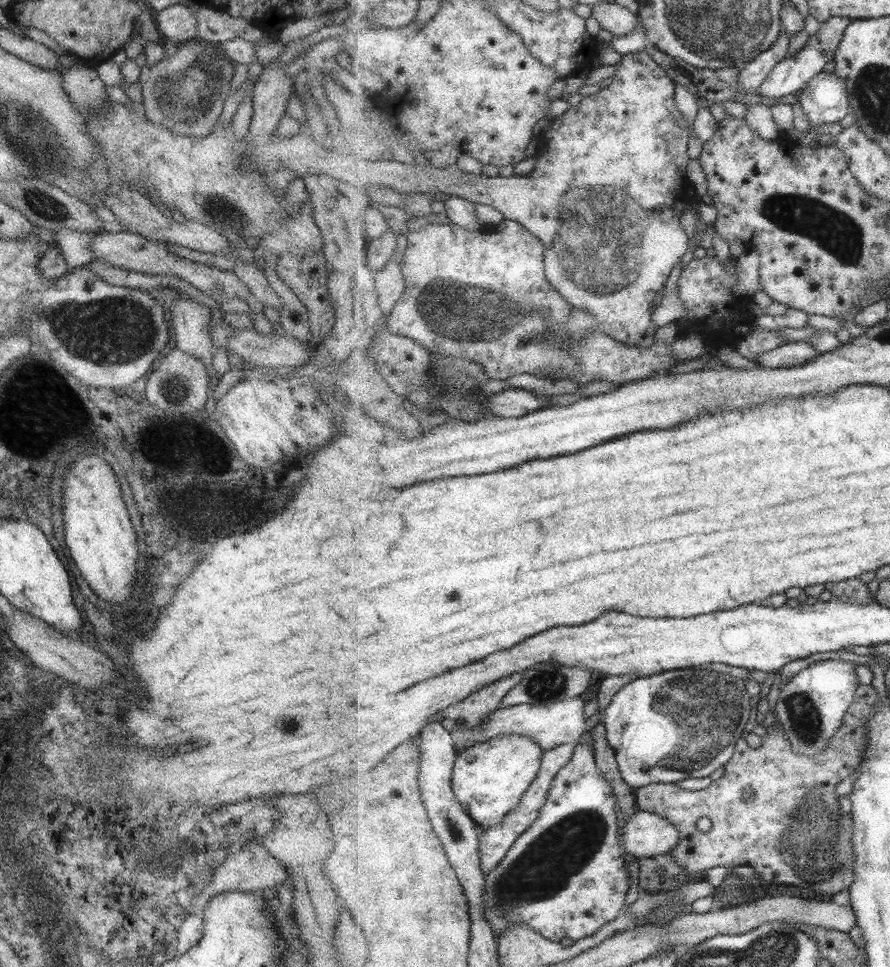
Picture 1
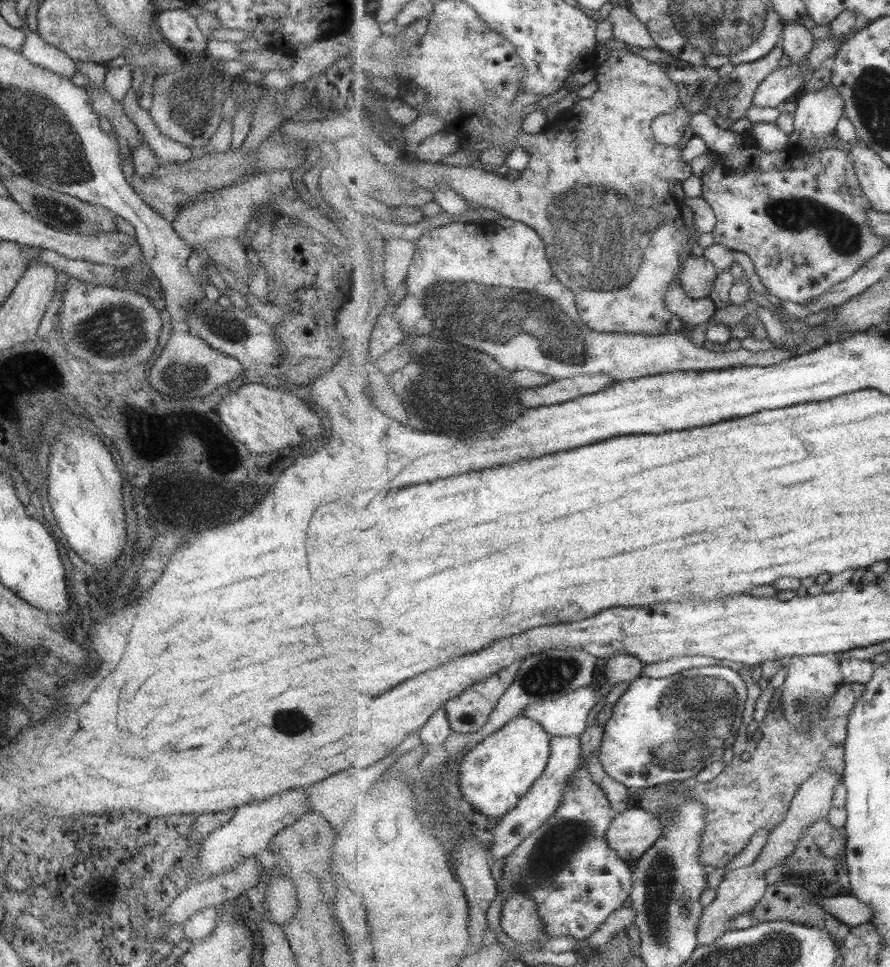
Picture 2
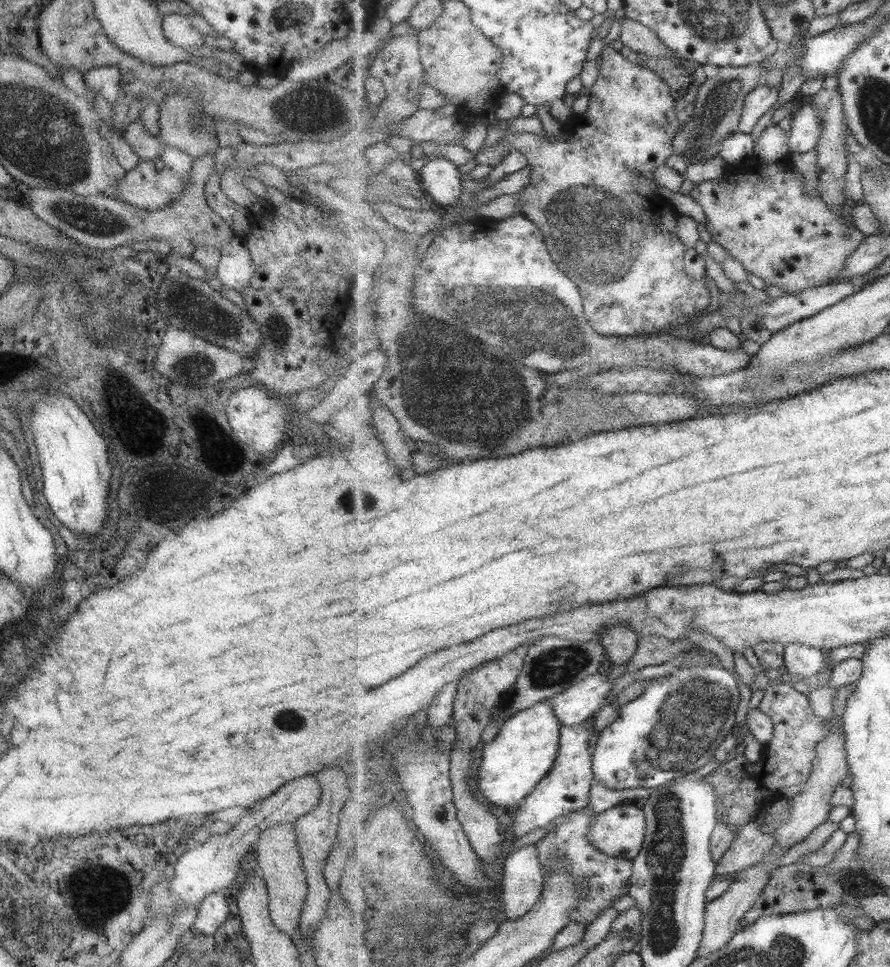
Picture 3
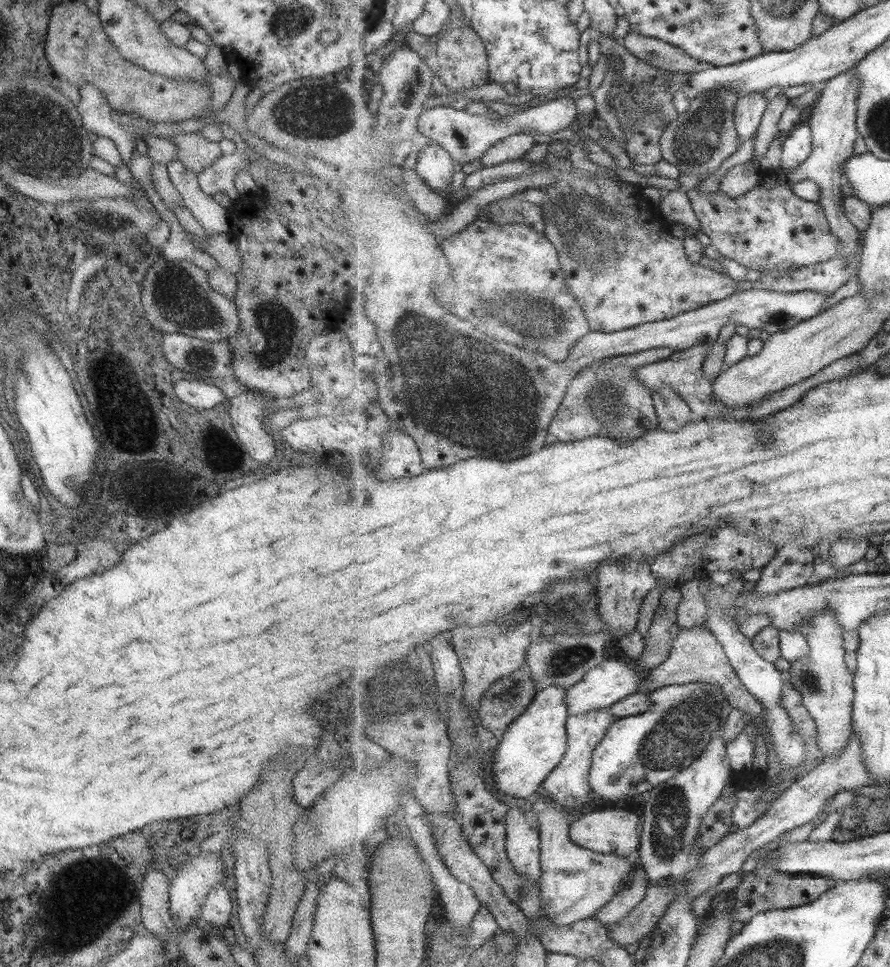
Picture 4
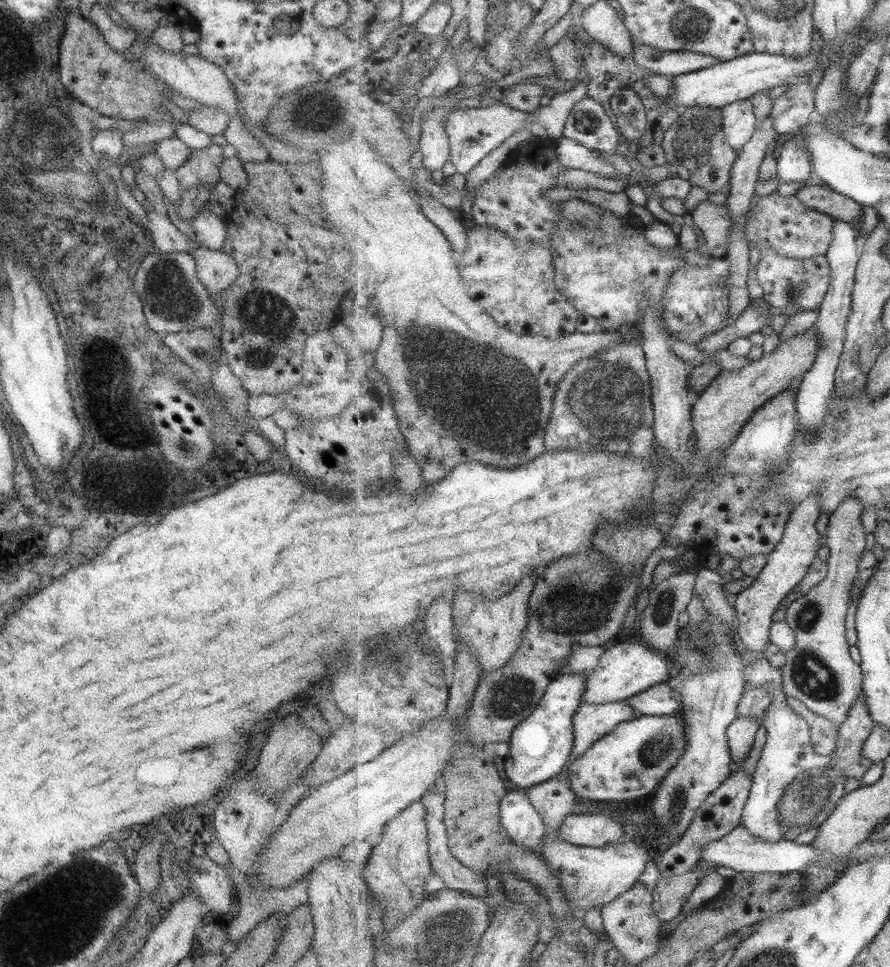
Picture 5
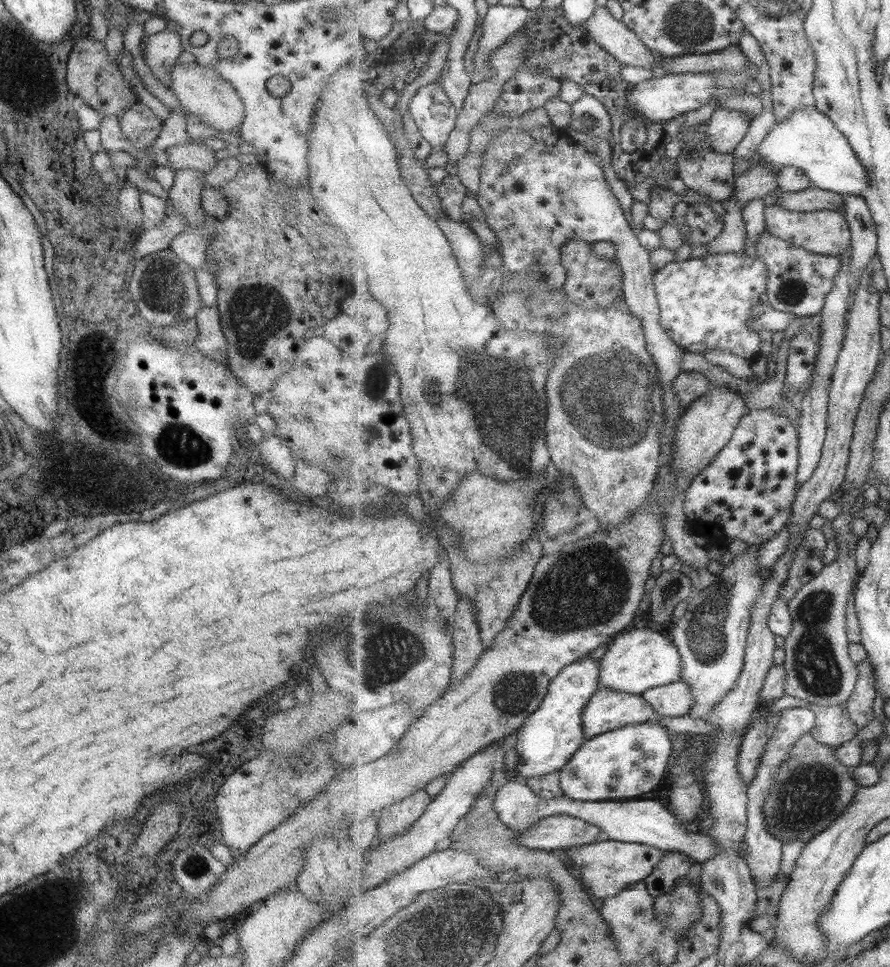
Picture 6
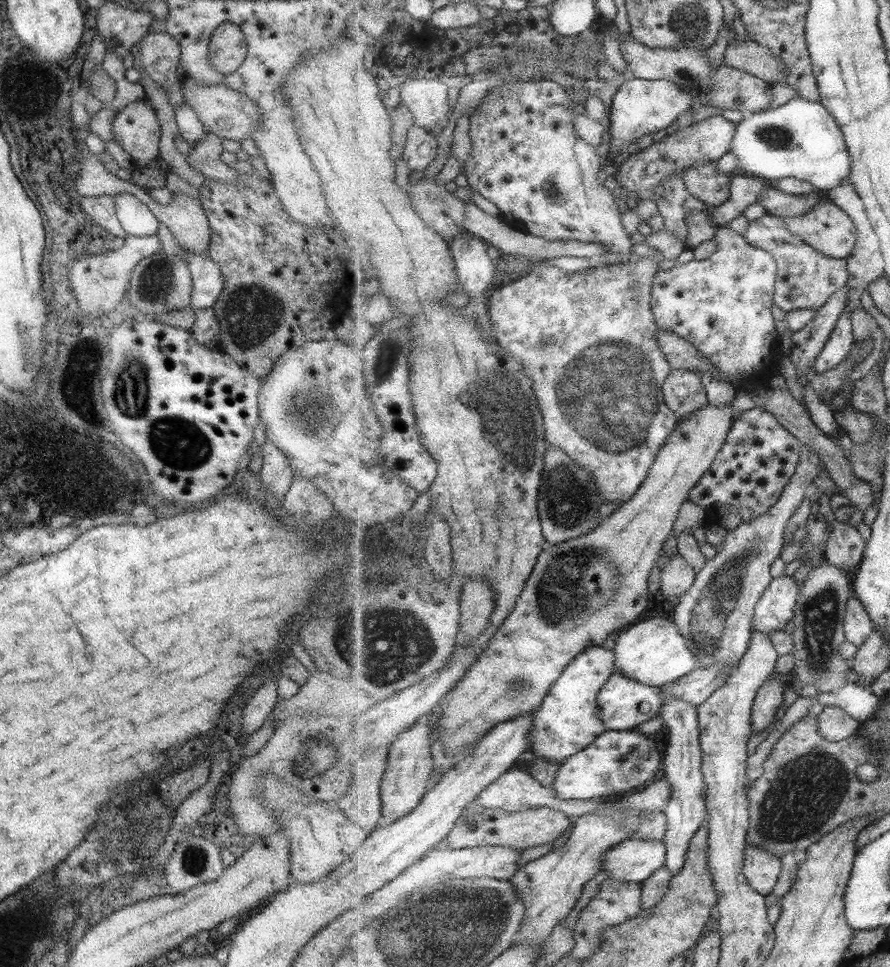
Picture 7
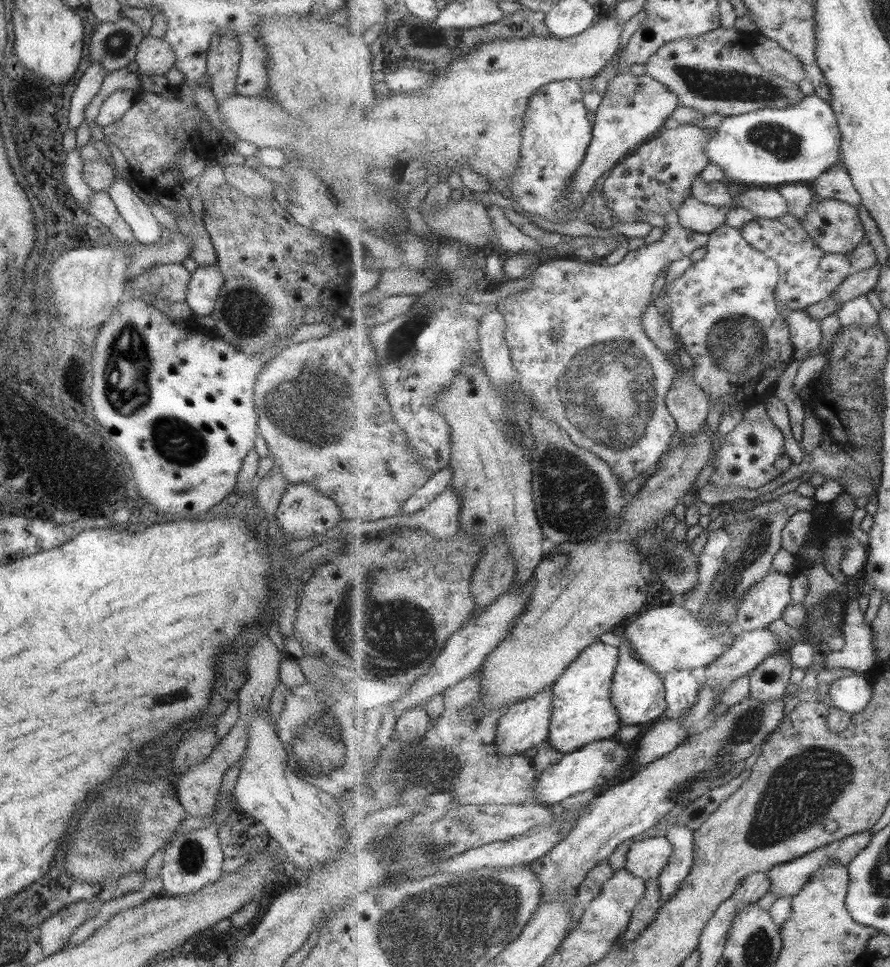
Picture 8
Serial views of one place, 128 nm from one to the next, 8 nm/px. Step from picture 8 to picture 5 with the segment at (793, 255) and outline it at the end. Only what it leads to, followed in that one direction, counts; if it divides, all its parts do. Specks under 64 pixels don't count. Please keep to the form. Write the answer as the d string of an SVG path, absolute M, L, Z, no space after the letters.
M767 249L757 266L757 276L763 288L763 298L768 304L777 308L789 310L815 310L819 309L831 286L830 263L826 255L817 255L813 258L797 259L785 257L773 249Z

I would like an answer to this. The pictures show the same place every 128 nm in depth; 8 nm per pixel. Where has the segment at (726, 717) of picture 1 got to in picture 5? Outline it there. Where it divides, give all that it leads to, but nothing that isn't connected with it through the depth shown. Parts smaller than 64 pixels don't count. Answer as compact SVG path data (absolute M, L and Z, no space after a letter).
M682 705L673 716L640 716L629 722L621 722L615 730L593 744L581 759L571 761L569 767L569 783L578 798L597 800L601 803L631 801L650 796L656 792L665 777L679 765L687 747L687 712Z

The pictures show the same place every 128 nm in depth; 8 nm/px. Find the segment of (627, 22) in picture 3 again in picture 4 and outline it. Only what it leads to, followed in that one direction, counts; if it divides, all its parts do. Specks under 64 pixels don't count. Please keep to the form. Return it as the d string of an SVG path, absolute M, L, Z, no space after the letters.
M631 31L623 38L623 46L636 58L663 71L693 72L701 64L701 61L693 59L683 48Z

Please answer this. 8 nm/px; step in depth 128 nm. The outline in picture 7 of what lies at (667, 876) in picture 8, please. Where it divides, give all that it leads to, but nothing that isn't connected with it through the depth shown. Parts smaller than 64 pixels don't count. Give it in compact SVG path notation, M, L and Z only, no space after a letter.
M673 697L661 710L664 724L668 728L668 742L664 744L664 772L673 787L673 798L663 808L667 815L667 833L663 842L667 846L666 866L669 872L677 876L687 860L691 840L708 820L706 811L706 782L703 774L704 751L700 742L700 722L698 707L679 697Z

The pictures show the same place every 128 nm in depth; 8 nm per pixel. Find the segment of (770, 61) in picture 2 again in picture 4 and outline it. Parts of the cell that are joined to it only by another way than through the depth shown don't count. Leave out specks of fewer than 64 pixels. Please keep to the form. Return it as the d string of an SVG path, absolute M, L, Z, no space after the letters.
M719 88L707 90L701 96L693 98L687 111L681 113L676 120L669 122L661 139L662 152L665 159L679 167L682 174L709 178L717 172L717 168L737 152L741 140L735 127L735 107L741 94Z

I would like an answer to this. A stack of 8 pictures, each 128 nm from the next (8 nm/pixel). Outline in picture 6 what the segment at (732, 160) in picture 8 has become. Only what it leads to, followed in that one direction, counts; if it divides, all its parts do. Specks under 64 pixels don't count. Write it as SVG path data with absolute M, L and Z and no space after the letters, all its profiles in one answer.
M816 106L795 111L782 122L775 121L774 127L758 145L756 152L760 156L759 162L762 164L773 166L777 170L780 170L783 166L795 166L795 168L803 170L806 176L811 178L813 186L829 192L842 195L861 195L871 183L869 176L867 176L867 168L863 166L863 162L857 156L849 139L832 122L832 118L819 111Z

